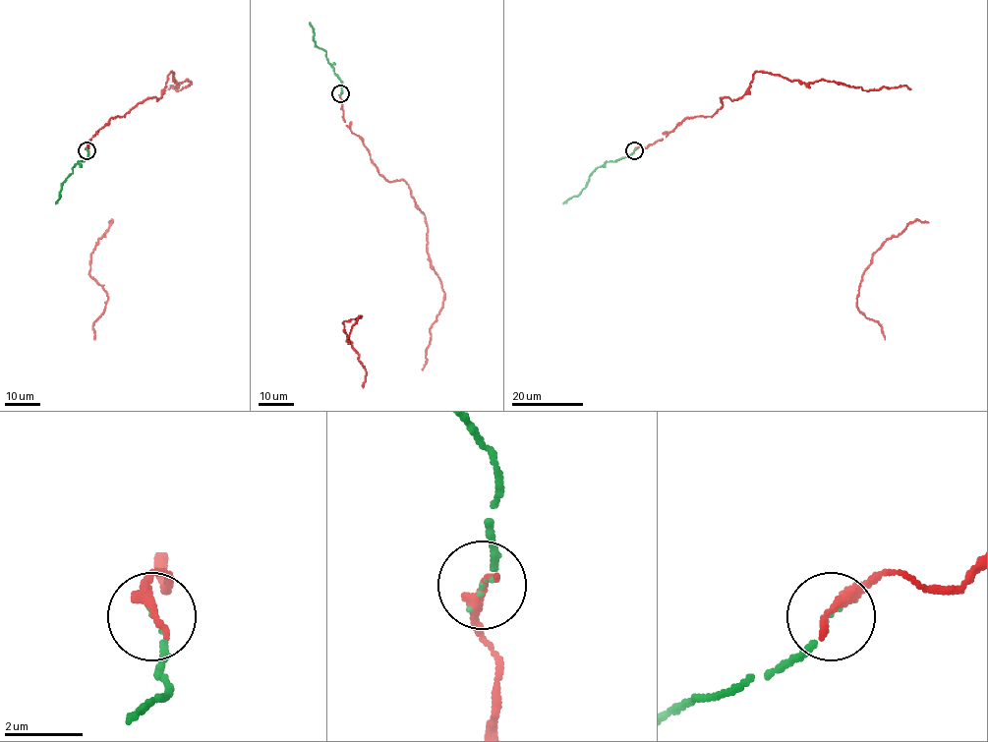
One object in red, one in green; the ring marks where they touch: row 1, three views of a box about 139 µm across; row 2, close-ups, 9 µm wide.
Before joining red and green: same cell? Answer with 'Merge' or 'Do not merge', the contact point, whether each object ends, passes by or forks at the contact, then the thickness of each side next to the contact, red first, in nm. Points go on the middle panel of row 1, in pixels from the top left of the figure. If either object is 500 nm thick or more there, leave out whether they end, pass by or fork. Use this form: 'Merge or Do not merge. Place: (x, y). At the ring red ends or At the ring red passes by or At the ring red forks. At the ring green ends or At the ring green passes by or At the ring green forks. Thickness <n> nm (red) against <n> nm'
Merge. Place: (340, 93). At the ring red ends. At the ring green ends. Thickness 300 nm (red) against 60 nm

